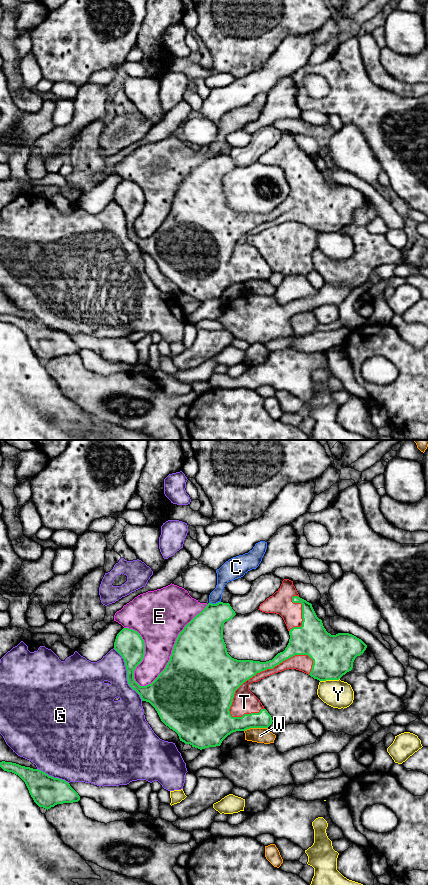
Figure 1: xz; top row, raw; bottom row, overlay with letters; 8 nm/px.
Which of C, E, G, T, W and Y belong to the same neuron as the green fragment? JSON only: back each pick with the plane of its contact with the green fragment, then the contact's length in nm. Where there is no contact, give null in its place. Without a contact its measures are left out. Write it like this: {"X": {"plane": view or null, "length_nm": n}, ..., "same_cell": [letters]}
{"T": {"plane": "xz", "length_nm": 800}, "same_cell": ["T"]}

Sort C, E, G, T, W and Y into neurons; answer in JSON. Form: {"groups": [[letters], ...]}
{"groups": [["C", "E"], ["G"], ["T"], ["W"], ["Y"]]}

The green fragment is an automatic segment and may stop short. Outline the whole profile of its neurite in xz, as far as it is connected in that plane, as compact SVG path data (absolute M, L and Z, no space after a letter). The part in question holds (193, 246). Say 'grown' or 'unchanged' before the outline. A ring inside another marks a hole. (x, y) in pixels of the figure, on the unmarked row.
grown; M284 131L280 140L261 155L258 162L279 166L289 183L290 191L287 199L272 212L260 214L232 210L227 204L223 191L223 178L236 165L229 155L208 155L179 185L165 221L151 236L146 238L140 238L134 231L134 223L145 207L144 192L137 183L129 180L123 180L117 186L114 201L124 211L129 238L140 247L142 253L149 254L155 260L161 273L175 283L180 293L185 296L190 296L192 299L202 302L220 298L228 287L236 283L245 283L250 280L268 280L273 274L272 269L260 252L249 242L251 235L287 221L302 223L319 233L339 232L352 222L355 210L363 206L367 200L367 197L361 191L352 186L338 185L331 187L328 185L322 172L317 169L312 156L299 149L293 133L289 131Z

